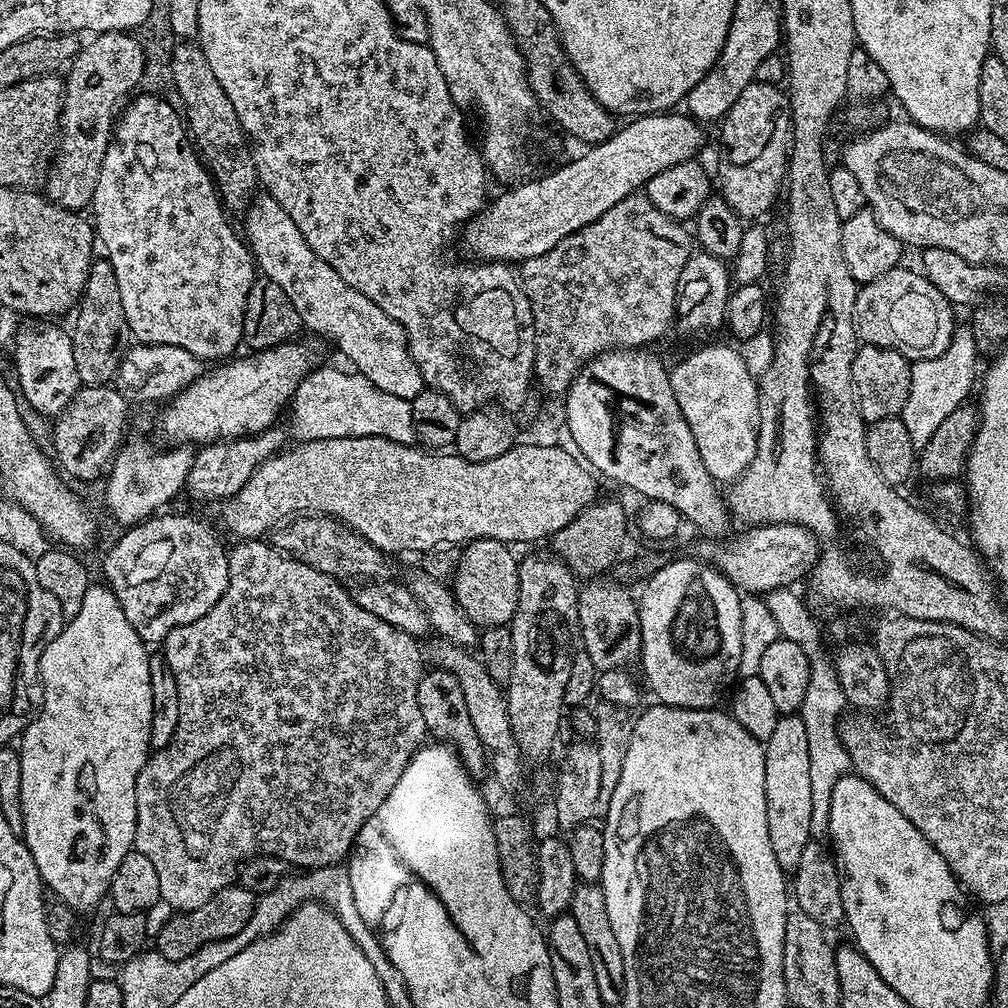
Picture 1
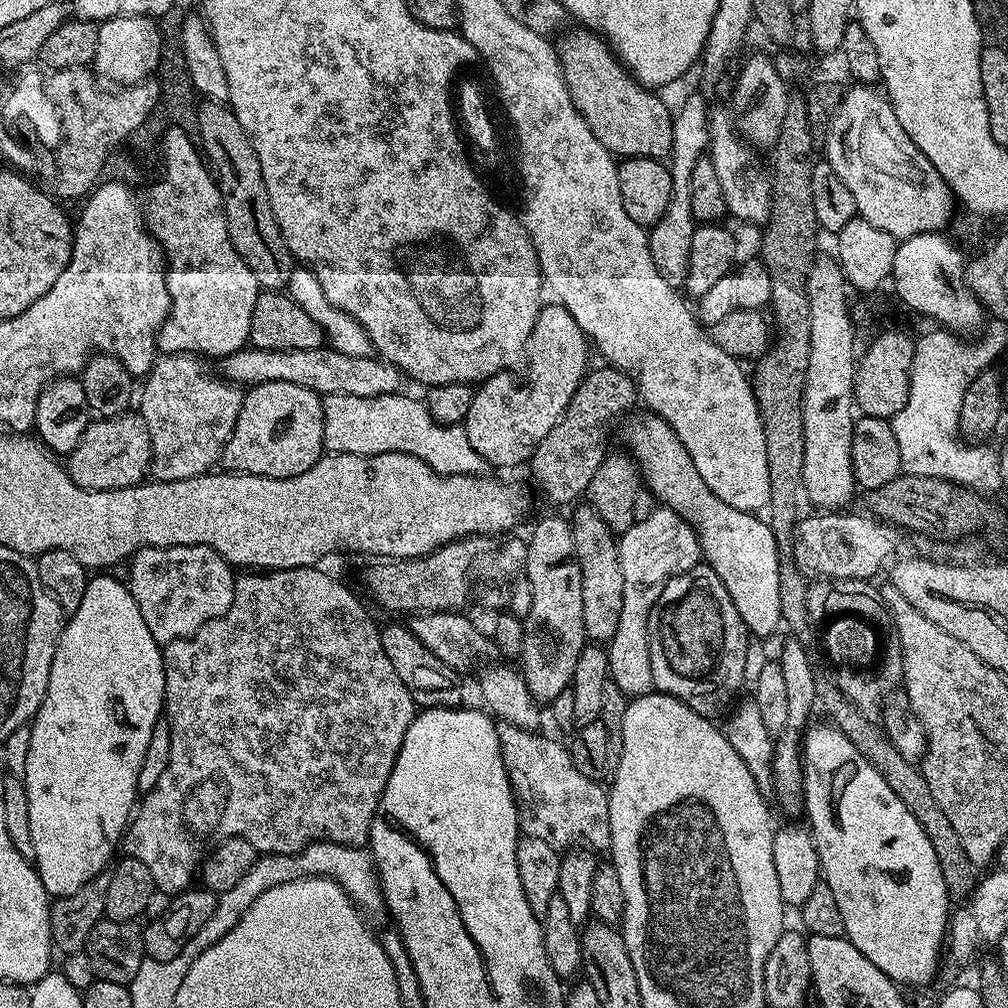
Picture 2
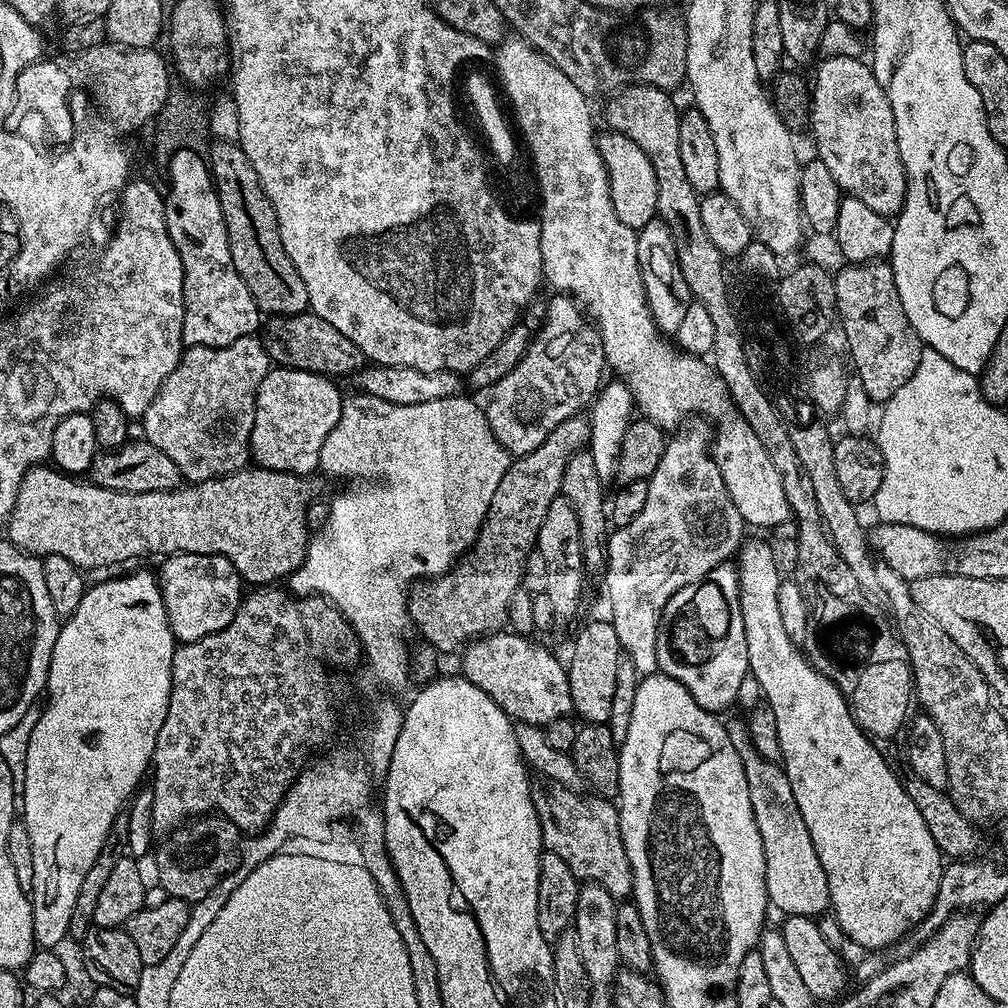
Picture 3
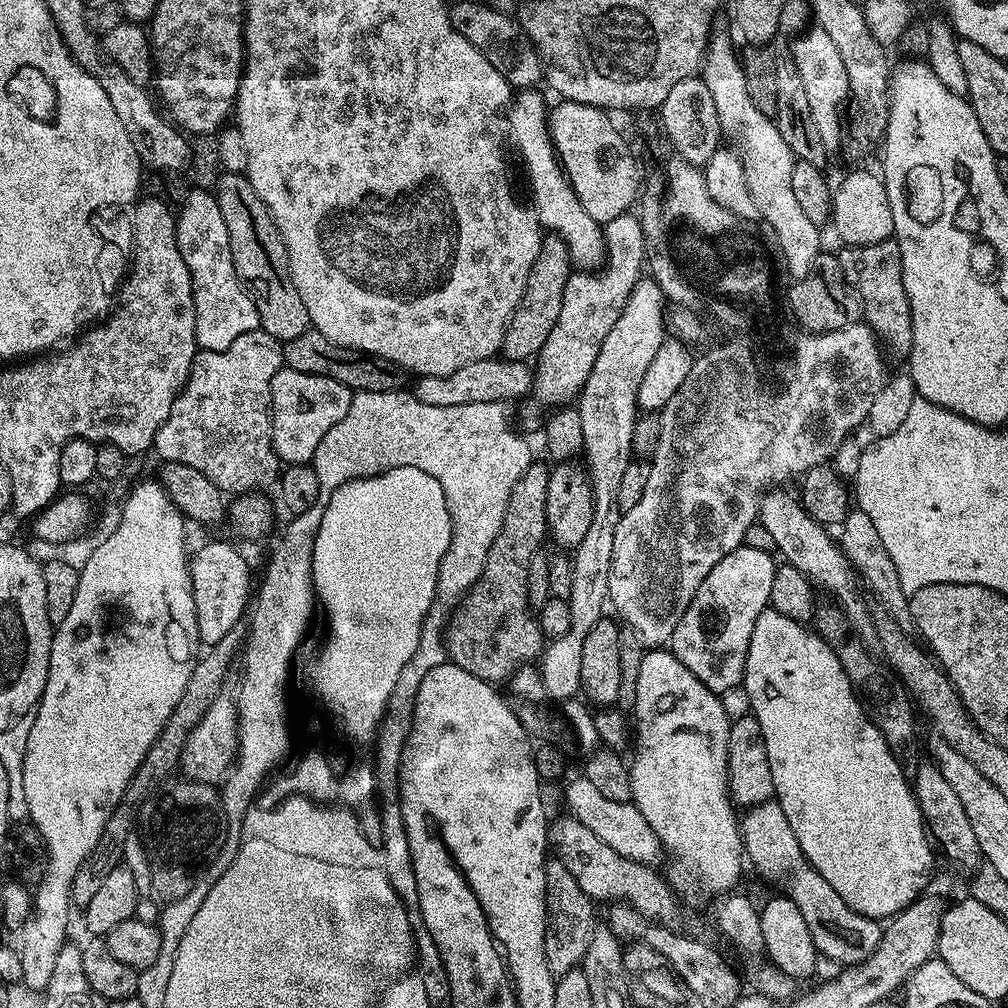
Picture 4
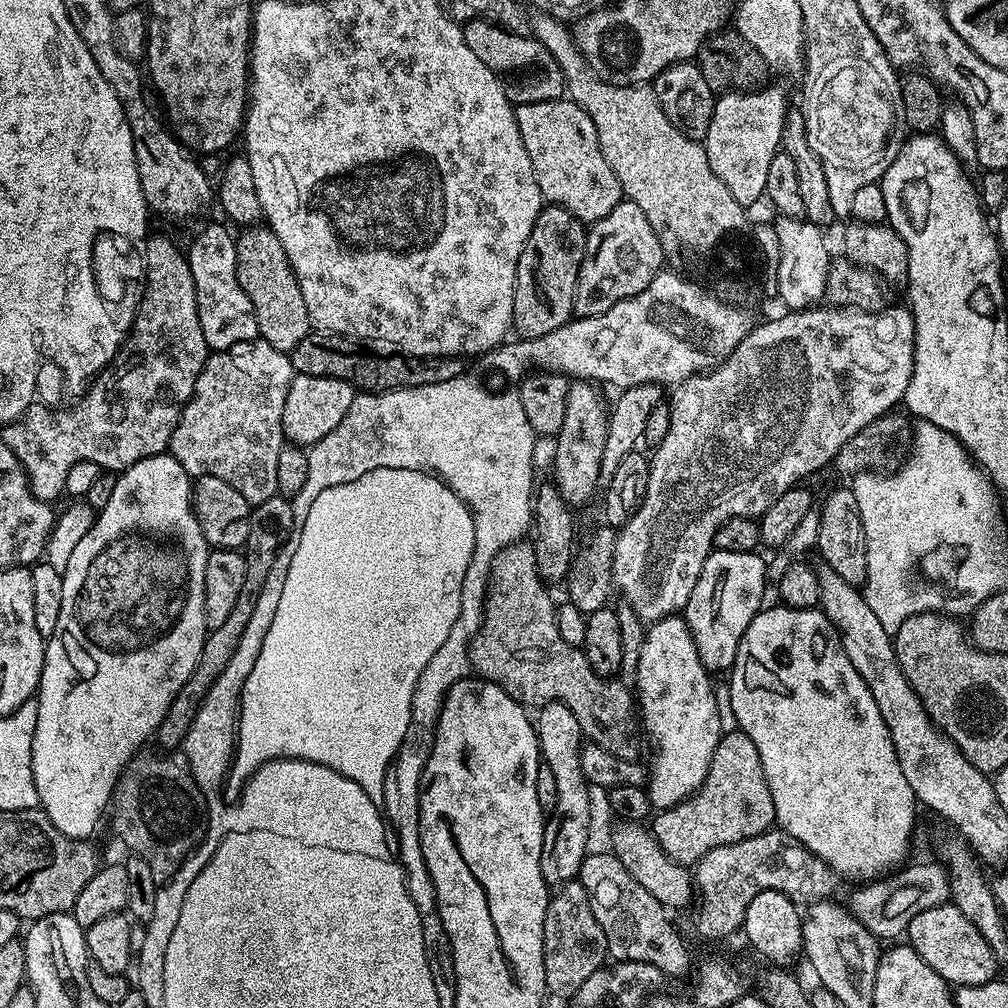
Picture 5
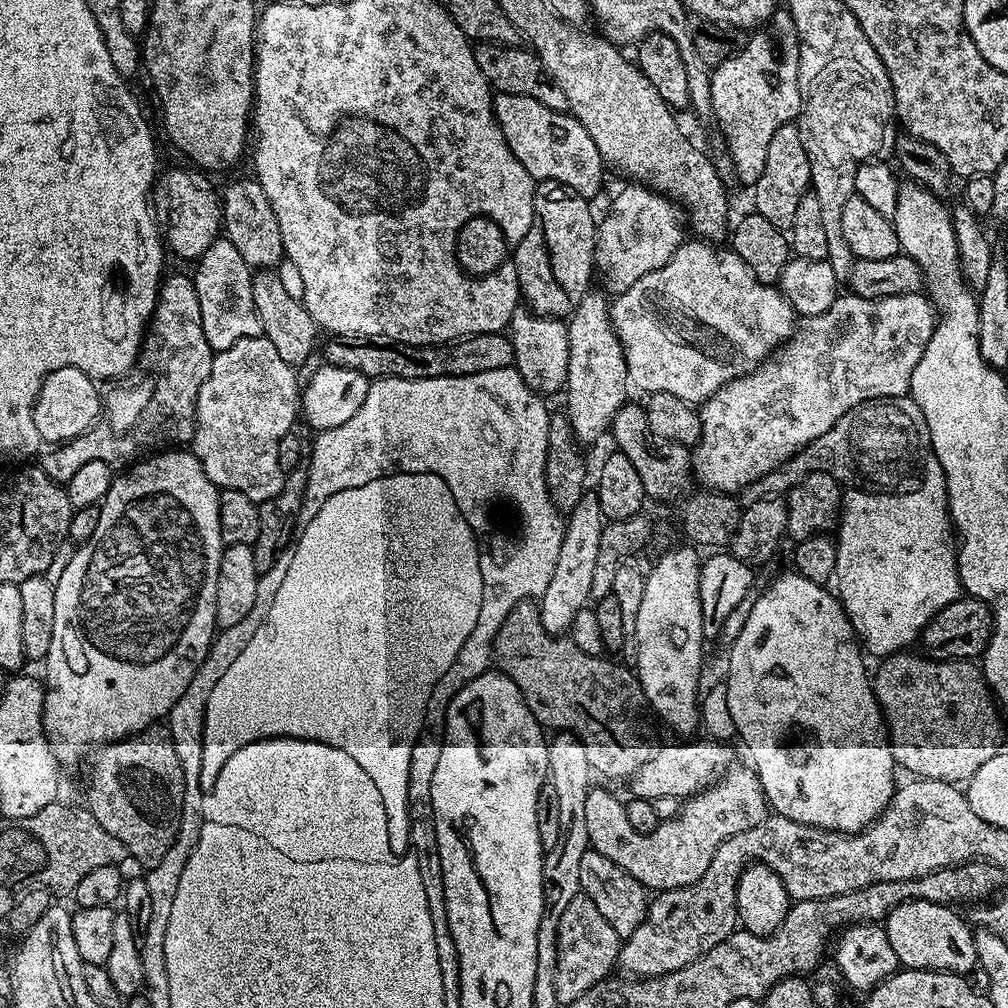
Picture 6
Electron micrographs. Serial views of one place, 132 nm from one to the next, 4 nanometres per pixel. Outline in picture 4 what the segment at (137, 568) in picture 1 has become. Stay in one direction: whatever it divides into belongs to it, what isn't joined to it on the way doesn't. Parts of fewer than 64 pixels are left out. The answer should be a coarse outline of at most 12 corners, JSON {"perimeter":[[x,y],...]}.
{"perimeter":[[216,540],[188,569],[201,641],[245,619],[248,560]]}

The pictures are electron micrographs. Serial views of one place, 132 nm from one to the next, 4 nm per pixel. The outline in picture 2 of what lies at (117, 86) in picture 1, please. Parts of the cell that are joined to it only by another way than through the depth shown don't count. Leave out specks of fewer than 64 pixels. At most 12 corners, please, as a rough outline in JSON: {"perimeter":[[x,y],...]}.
{"perimeter":[[150,16],[98,30],[91,67],[116,86],[149,79],[166,37]]}

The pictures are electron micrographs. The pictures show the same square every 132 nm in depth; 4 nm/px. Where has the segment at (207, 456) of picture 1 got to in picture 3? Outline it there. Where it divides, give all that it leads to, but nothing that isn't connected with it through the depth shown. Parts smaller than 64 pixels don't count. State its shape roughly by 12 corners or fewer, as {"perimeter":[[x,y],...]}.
{"perimeter":[[273,367],[251,459],[305,478],[345,397],[335,379]]}

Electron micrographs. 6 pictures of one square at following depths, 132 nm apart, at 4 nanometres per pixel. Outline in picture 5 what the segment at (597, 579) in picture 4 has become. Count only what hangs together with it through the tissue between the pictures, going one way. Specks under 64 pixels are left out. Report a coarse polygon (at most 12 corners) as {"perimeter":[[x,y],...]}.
{"perimeter":[[559,702],[534,716],[558,785],[542,838],[549,889],[579,877],[594,792],[578,718]]}

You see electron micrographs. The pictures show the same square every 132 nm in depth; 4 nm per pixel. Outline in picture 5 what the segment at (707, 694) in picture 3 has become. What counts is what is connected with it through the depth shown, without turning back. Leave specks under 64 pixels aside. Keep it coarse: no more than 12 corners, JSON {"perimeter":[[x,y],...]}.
{"perimeter":[[713,550],[682,615],[709,673],[762,611],[759,551]]}

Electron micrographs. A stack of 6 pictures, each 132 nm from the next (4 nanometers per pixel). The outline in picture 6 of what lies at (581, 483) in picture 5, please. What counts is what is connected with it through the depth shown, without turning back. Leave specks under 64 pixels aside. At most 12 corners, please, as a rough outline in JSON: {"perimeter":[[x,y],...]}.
{"perimeter":[[589,290],[568,326],[568,408],[581,445],[629,399],[610,300]]}

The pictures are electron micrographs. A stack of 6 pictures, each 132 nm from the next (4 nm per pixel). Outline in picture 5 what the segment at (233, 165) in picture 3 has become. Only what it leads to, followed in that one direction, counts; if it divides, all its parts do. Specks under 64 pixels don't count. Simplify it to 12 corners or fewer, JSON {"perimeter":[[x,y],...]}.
{"perimeter":[[271,228],[235,237],[255,331],[290,354],[313,331]]}

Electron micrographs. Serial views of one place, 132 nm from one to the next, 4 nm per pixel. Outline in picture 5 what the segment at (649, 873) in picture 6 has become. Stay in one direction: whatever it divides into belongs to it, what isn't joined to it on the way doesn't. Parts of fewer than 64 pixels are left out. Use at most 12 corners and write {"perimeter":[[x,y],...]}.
{"perimeter":[[725,731],[702,786],[655,813],[675,864],[769,831],[758,746]]}

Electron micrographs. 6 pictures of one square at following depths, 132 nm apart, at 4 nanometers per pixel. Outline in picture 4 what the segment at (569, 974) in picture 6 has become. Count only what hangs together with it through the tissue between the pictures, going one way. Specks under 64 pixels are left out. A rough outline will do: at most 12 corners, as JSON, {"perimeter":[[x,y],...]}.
{"perimeter":[[545,863],[546,966],[580,968],[598,927],[564,863]]}

